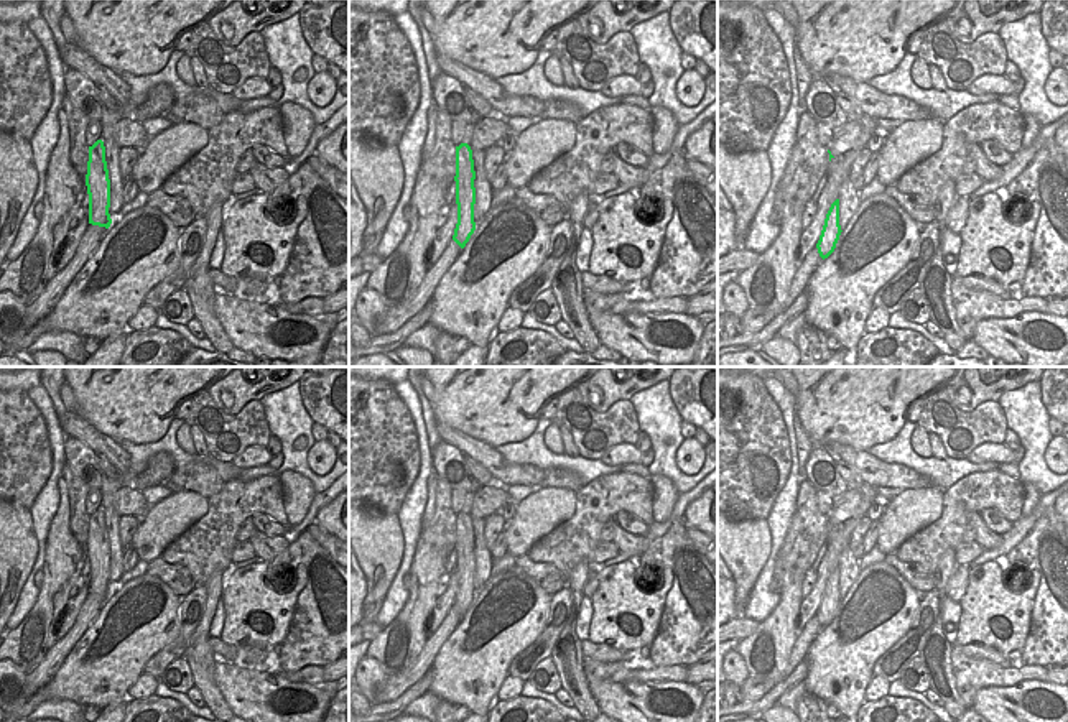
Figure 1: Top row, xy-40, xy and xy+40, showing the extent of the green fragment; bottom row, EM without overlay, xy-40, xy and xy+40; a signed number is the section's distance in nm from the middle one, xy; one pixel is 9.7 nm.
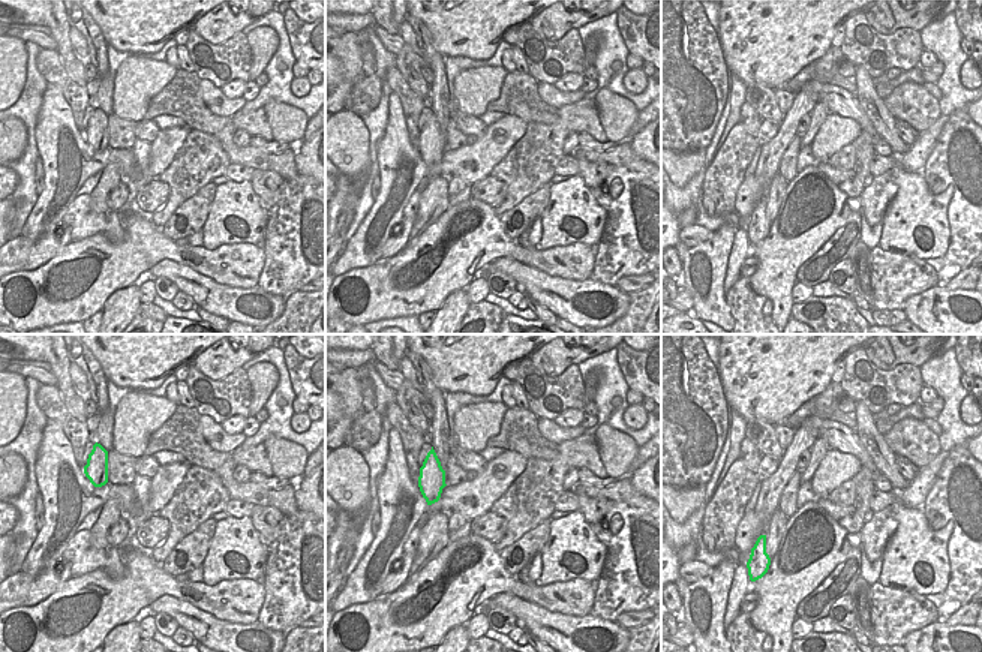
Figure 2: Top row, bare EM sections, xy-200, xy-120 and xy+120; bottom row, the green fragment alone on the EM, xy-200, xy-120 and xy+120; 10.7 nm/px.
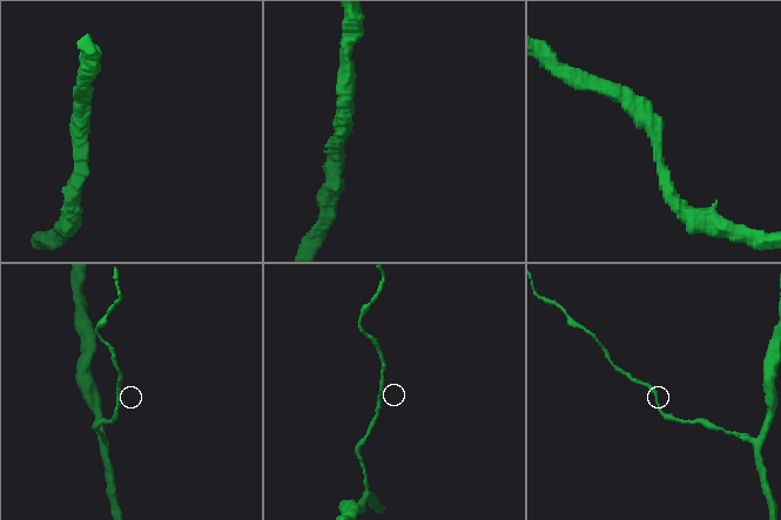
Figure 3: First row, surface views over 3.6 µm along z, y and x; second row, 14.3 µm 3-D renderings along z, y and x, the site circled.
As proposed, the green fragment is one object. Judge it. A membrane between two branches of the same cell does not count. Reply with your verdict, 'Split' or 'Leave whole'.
Leave whole.

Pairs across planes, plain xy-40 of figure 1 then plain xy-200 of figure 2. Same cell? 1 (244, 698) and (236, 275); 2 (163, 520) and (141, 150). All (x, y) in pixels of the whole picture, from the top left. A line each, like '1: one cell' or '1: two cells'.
1: two cells
2: two cells

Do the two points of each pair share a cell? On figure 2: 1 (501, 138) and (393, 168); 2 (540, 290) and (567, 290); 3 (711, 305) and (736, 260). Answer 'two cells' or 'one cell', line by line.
1: one cell
2: one cell
3: two cells

